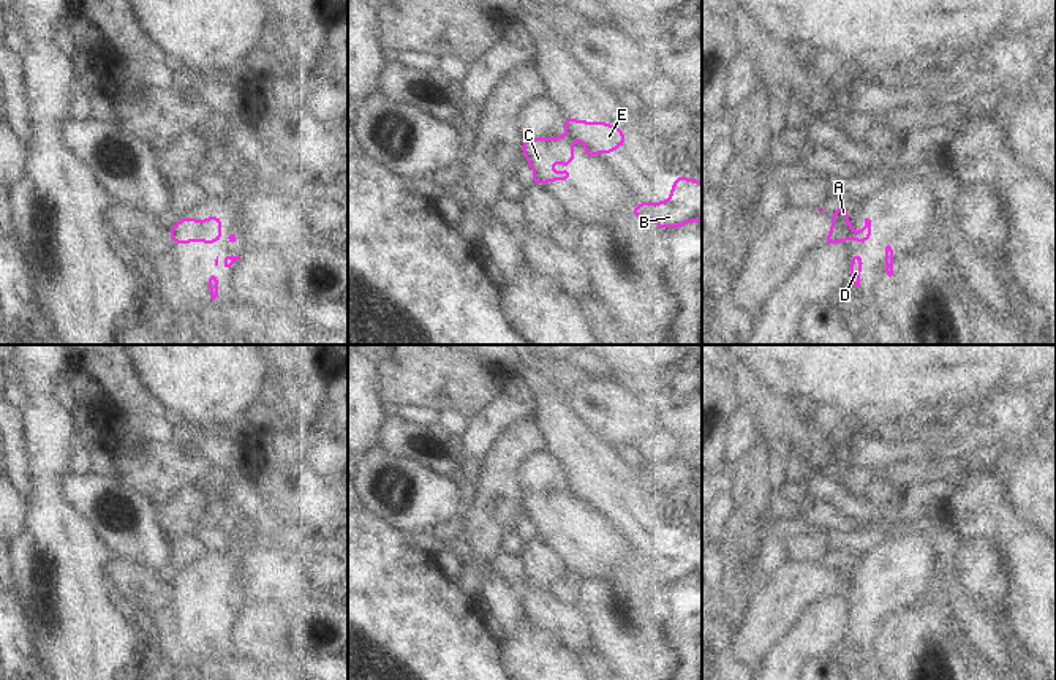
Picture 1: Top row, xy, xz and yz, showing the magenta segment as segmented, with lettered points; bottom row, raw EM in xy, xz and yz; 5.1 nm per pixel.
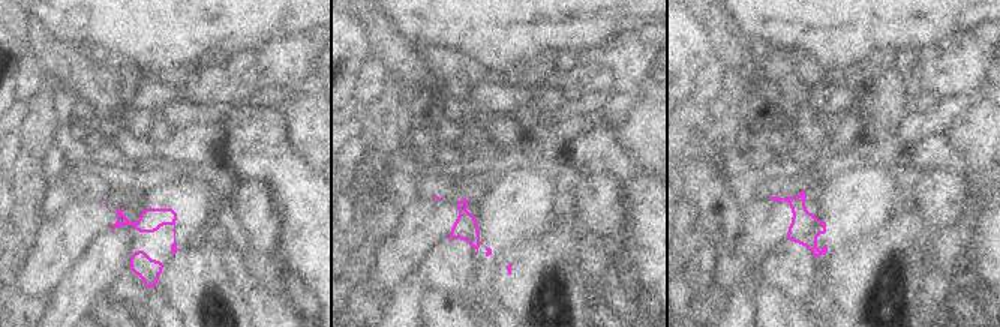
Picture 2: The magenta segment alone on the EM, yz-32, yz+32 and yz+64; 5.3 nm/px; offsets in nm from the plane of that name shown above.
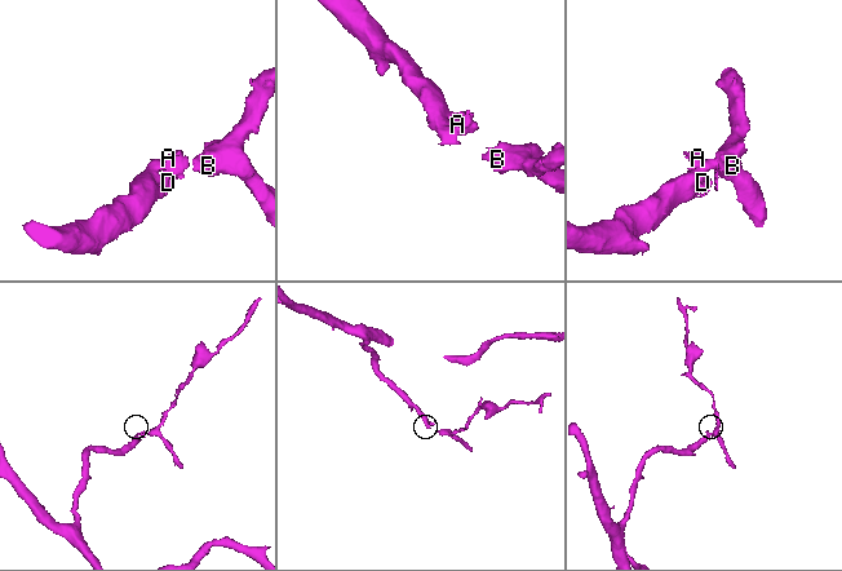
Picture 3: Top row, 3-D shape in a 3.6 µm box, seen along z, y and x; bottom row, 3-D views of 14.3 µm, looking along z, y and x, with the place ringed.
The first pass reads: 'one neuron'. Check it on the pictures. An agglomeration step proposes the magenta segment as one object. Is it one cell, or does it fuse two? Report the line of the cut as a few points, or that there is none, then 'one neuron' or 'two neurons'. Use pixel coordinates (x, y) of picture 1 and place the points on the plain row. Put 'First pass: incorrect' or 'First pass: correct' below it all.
cut xz (566, 489), (571, 492); two neurons
First pass: incorrect

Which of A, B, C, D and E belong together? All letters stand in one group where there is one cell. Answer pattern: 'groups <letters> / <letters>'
groups A B E / C D

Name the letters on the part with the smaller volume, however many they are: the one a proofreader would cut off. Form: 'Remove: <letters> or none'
Remove: A, B, E

